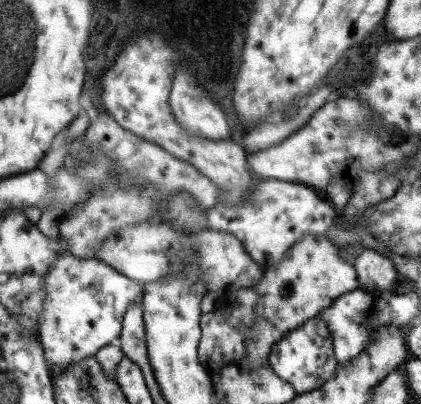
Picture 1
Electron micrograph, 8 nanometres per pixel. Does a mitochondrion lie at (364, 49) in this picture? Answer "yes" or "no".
no

